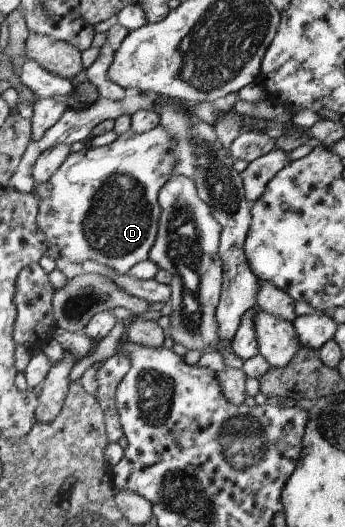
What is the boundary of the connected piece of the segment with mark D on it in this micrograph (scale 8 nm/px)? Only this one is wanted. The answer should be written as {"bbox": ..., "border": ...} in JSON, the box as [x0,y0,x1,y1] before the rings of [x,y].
{"bbox":[32,124,176,274],"border":[[[160,124],[145,133],[129,129],[108,145],[70,153],[46,182],[32,190],[39,202],[37,224],[48,240],[46,256],[73,263],[94,261],[120,274],[148,259],[160,228],[160,190],[174,175],[176,164],[176,144],[169,130]]]}

